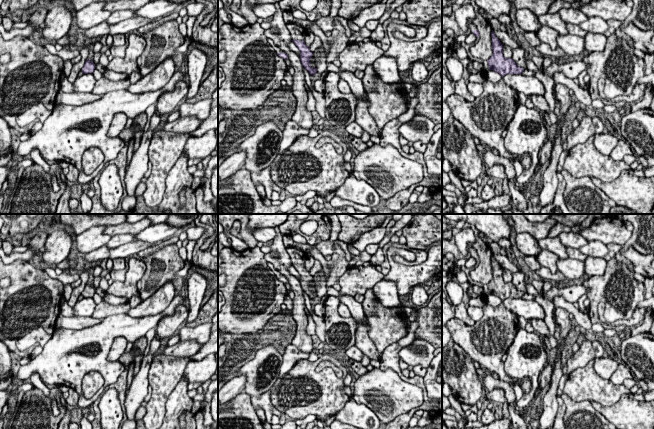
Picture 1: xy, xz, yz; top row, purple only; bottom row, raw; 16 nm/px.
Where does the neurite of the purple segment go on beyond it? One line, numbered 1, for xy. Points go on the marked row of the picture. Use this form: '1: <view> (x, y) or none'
1: none

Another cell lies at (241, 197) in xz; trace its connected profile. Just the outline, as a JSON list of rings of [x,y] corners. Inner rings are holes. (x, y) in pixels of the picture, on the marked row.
[[[245,168],[238,170],[231,176],[231,181],[228,186],[218,185],[218,214],[276,214],[279,211],[286,213],[296,203],[295,196],[292,196],[287,197],[280,205],[266,206],[251,179],[251,172]]]

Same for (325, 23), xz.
[[[322,16],[315,23],[323,32],[332,31],[334,28],[334,18],[328,16]]]

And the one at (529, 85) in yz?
[[[506,74],[502,77],[505,84],[517,92],[526,96],[545,95],[545,88],[536,76],[524,76],[522,74]]]

